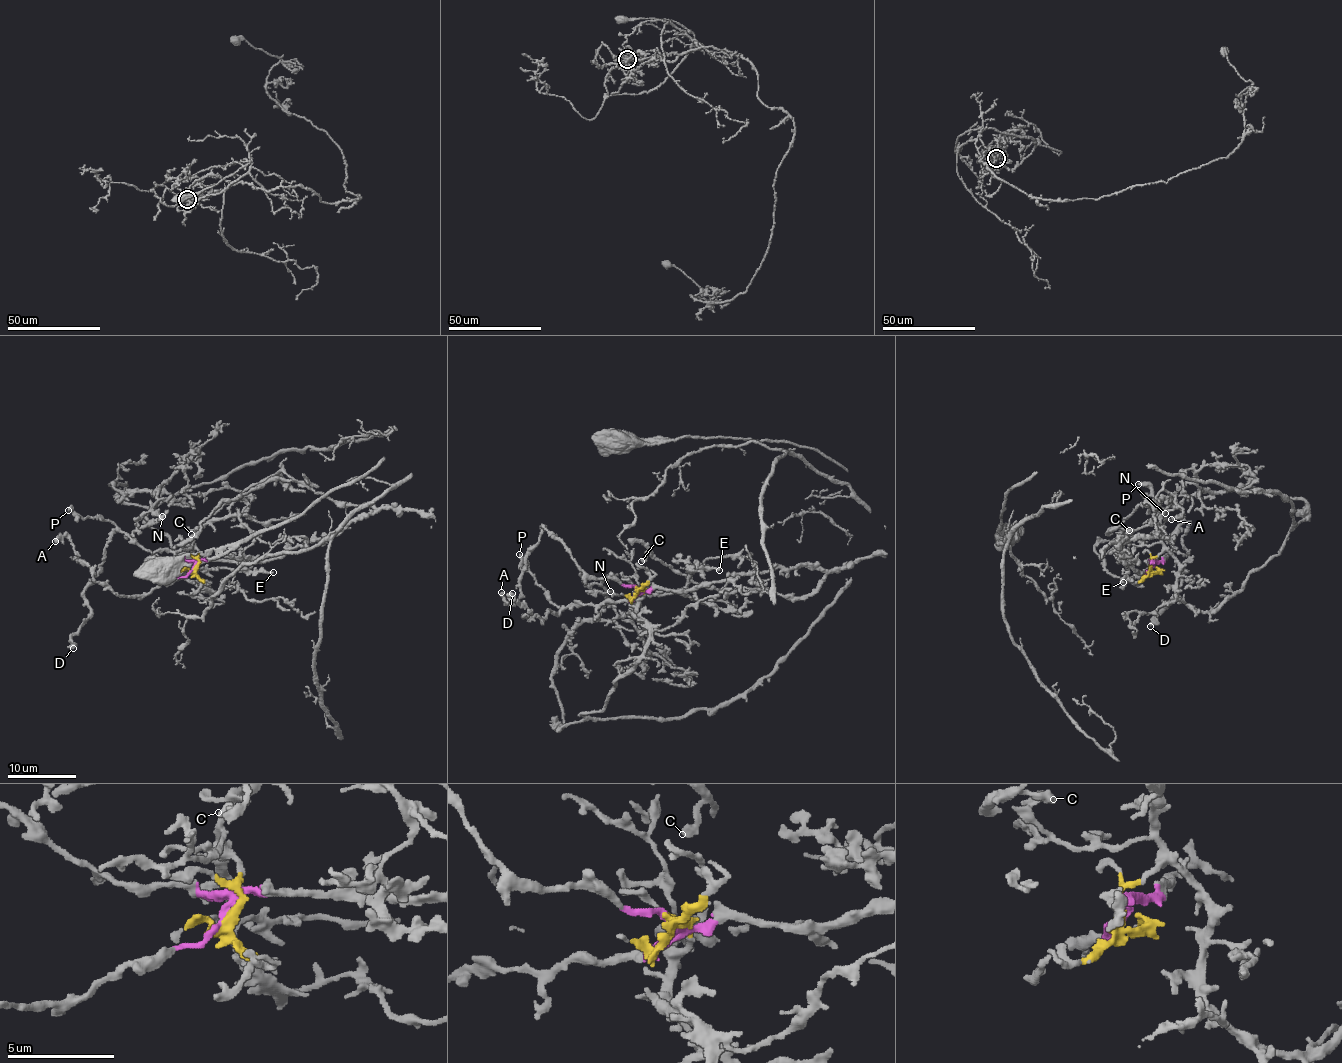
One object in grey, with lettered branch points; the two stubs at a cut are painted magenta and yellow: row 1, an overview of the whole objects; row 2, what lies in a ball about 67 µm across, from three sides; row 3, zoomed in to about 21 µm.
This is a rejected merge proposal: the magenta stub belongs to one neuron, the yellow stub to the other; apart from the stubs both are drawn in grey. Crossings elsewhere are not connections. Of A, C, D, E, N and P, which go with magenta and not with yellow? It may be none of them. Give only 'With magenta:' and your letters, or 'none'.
With magenta: A, C, D, P

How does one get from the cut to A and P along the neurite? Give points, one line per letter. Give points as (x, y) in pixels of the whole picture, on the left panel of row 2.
A: (193, 569), (145, 594), (121, 597), (95, 580), (91, 568), (75, 556), (74, 546), (66, 538), (55, 542)
P: (193, 569), (193, 565), (183, 558), (159, 558), (113, 524), (94, 517), (83, 517), (67, 509)

